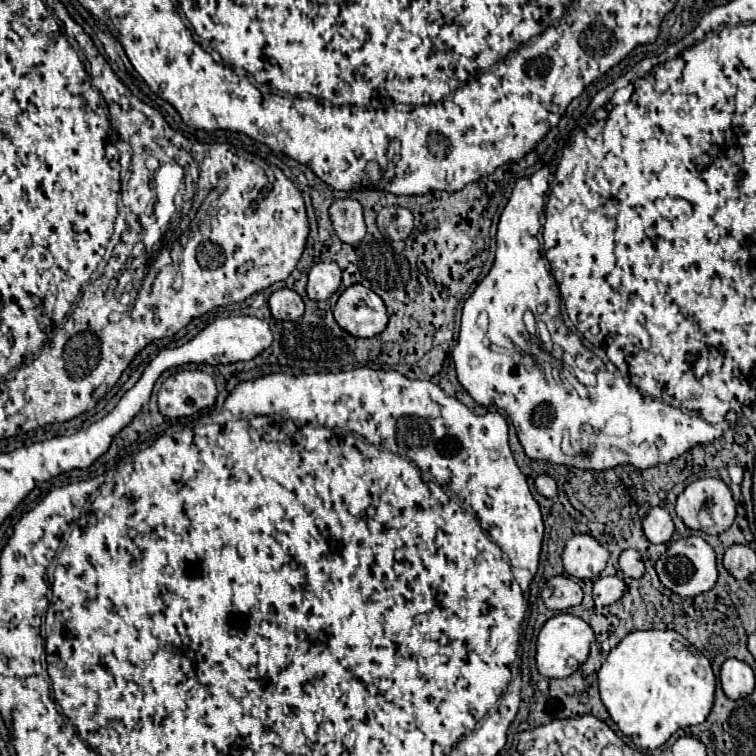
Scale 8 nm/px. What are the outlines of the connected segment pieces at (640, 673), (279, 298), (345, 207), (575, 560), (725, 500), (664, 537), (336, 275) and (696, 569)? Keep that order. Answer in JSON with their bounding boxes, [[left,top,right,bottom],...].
[[599,630,715,750],[269,288,305,320],[329,198,365,244],[561,534,609,578],[677,478,737,534],[643,508,675,544],[307,262,341,300],[655,536,717,596]]

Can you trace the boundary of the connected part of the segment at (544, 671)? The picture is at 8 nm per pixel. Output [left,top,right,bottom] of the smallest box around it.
[537,614,595,678]

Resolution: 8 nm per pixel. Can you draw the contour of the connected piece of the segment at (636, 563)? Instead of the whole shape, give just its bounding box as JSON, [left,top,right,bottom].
[619,550,645,578]

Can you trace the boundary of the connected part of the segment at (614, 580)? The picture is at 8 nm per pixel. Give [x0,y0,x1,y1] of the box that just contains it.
[593,576,625,606]

